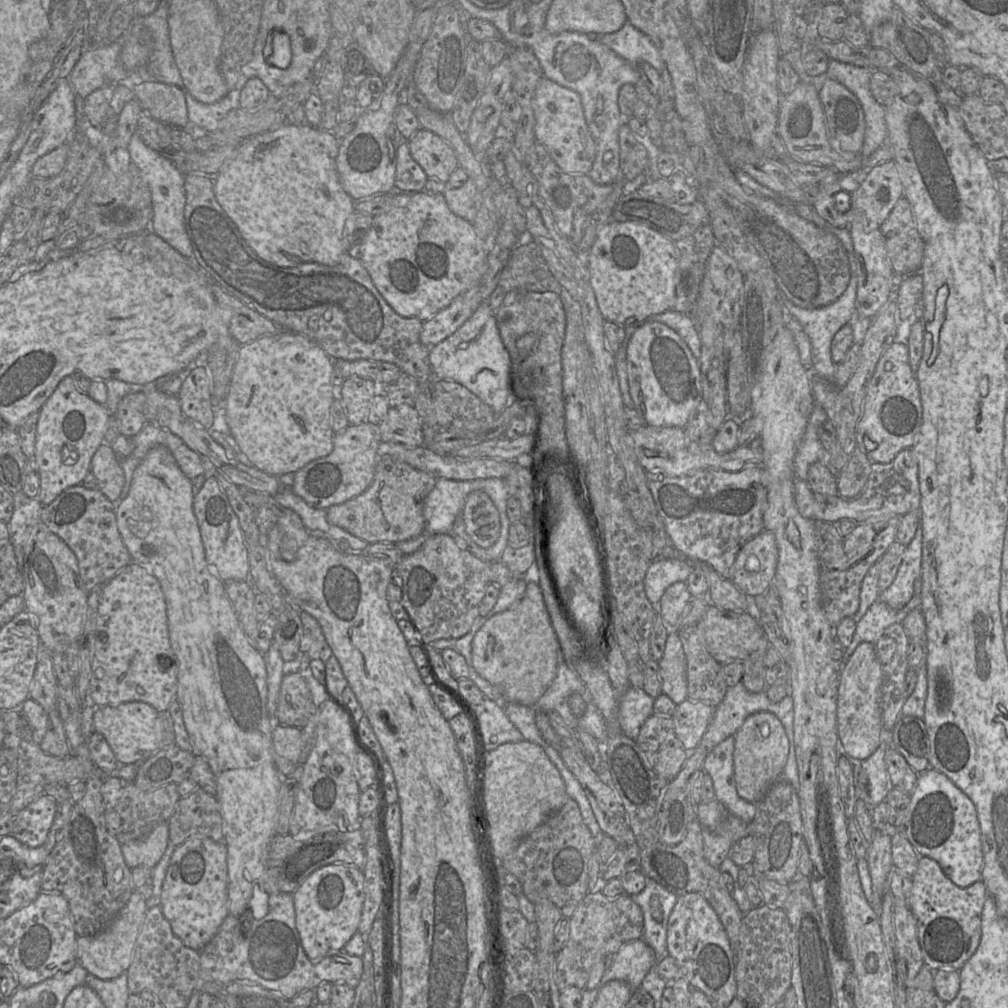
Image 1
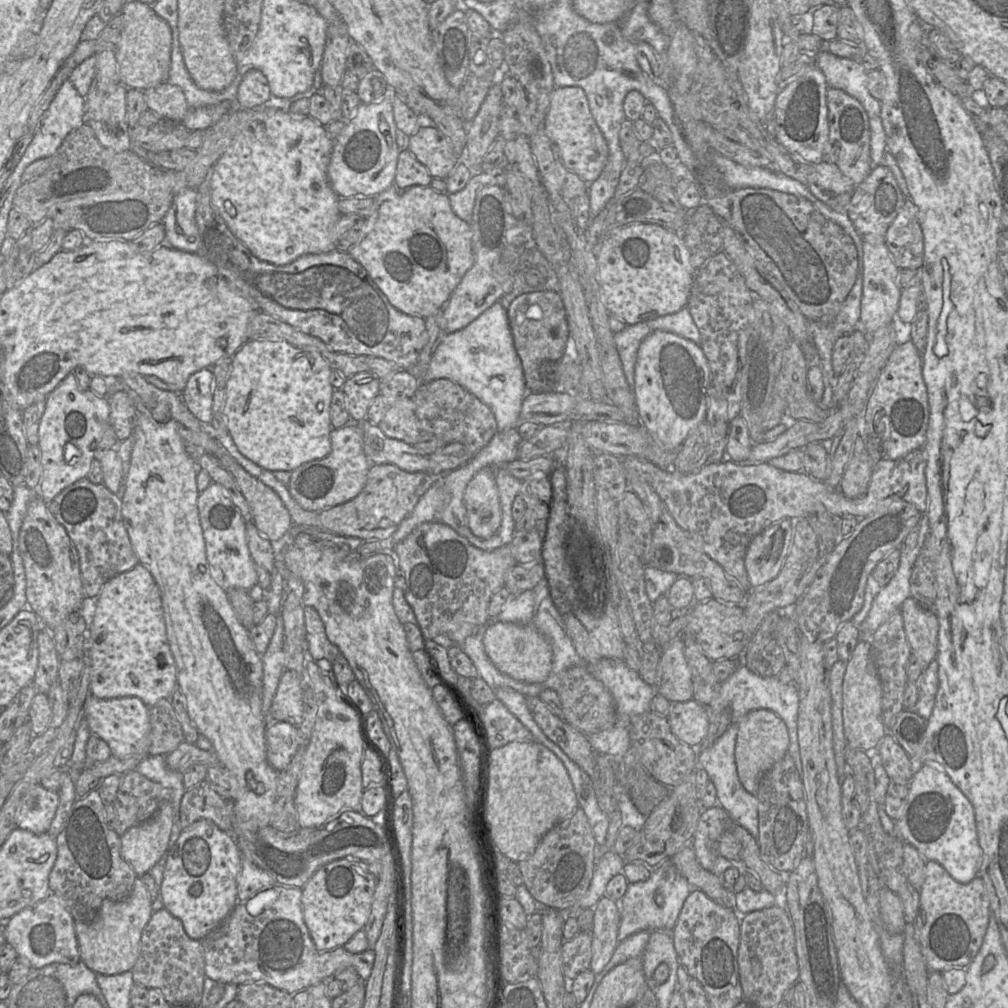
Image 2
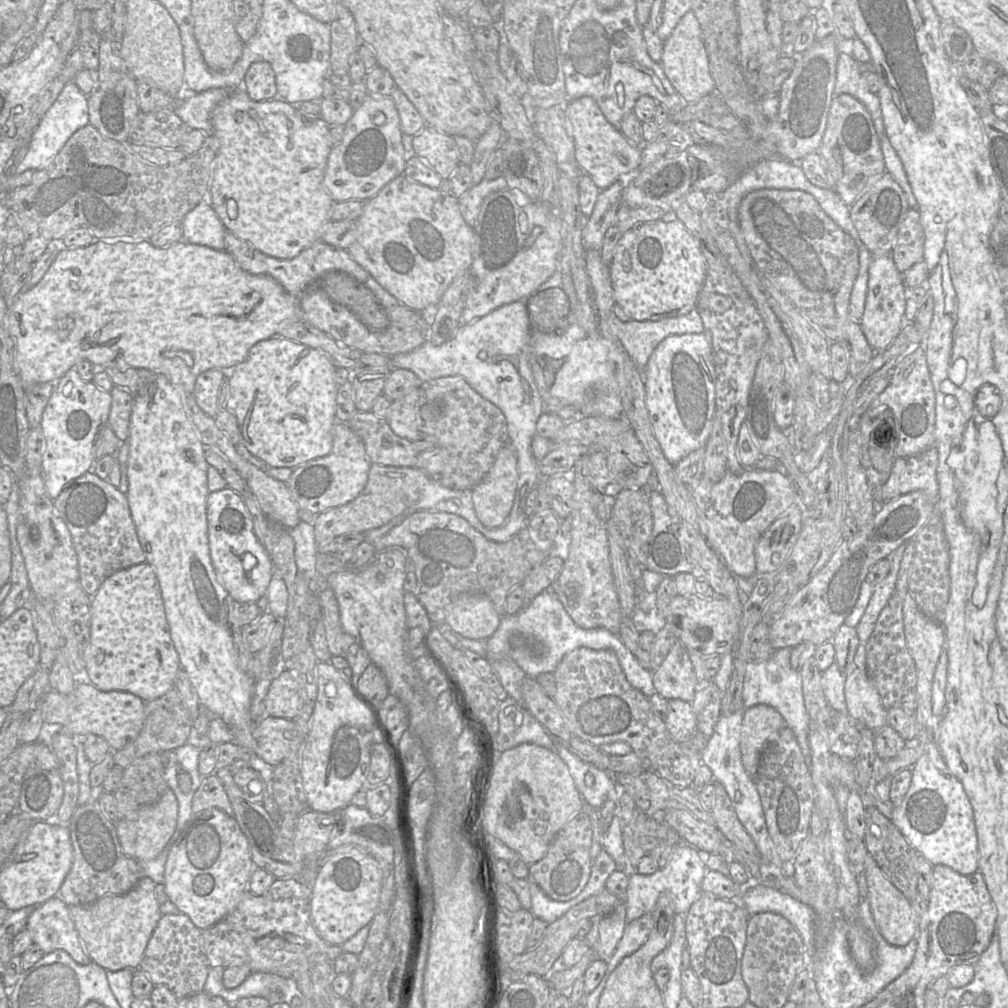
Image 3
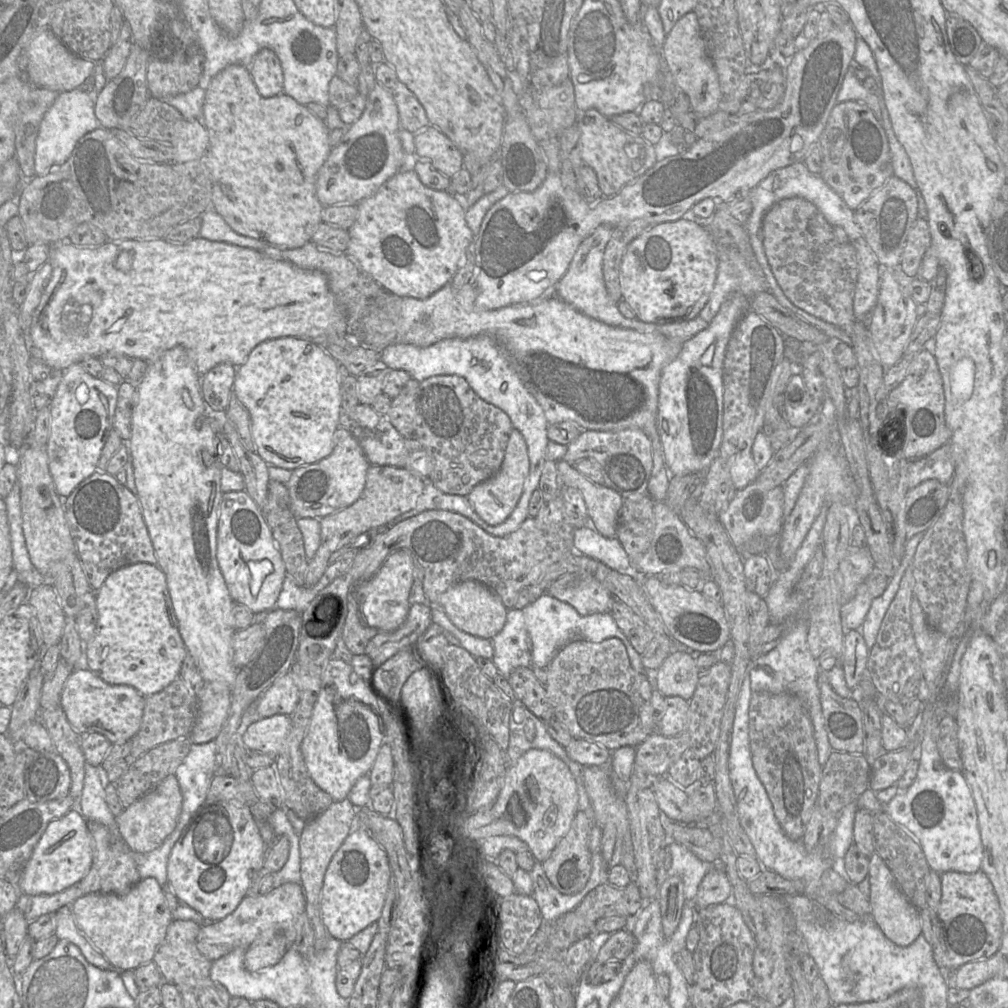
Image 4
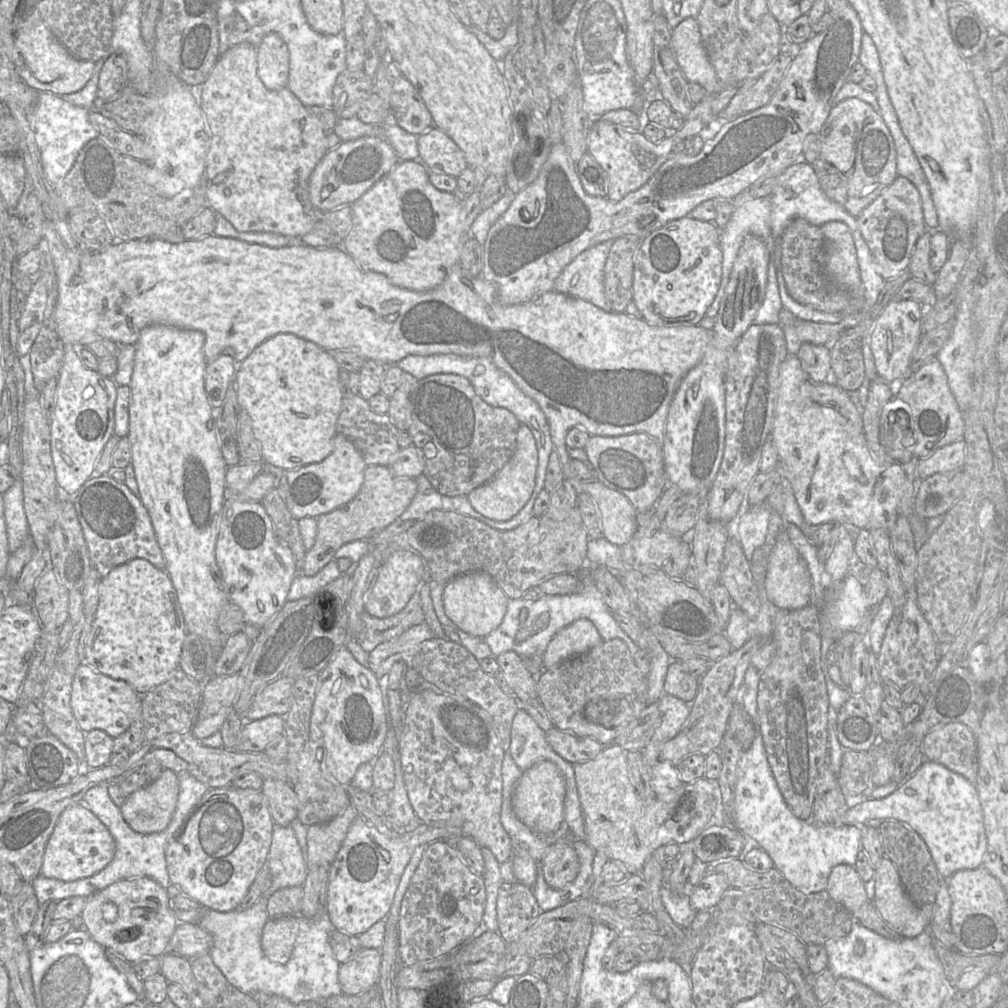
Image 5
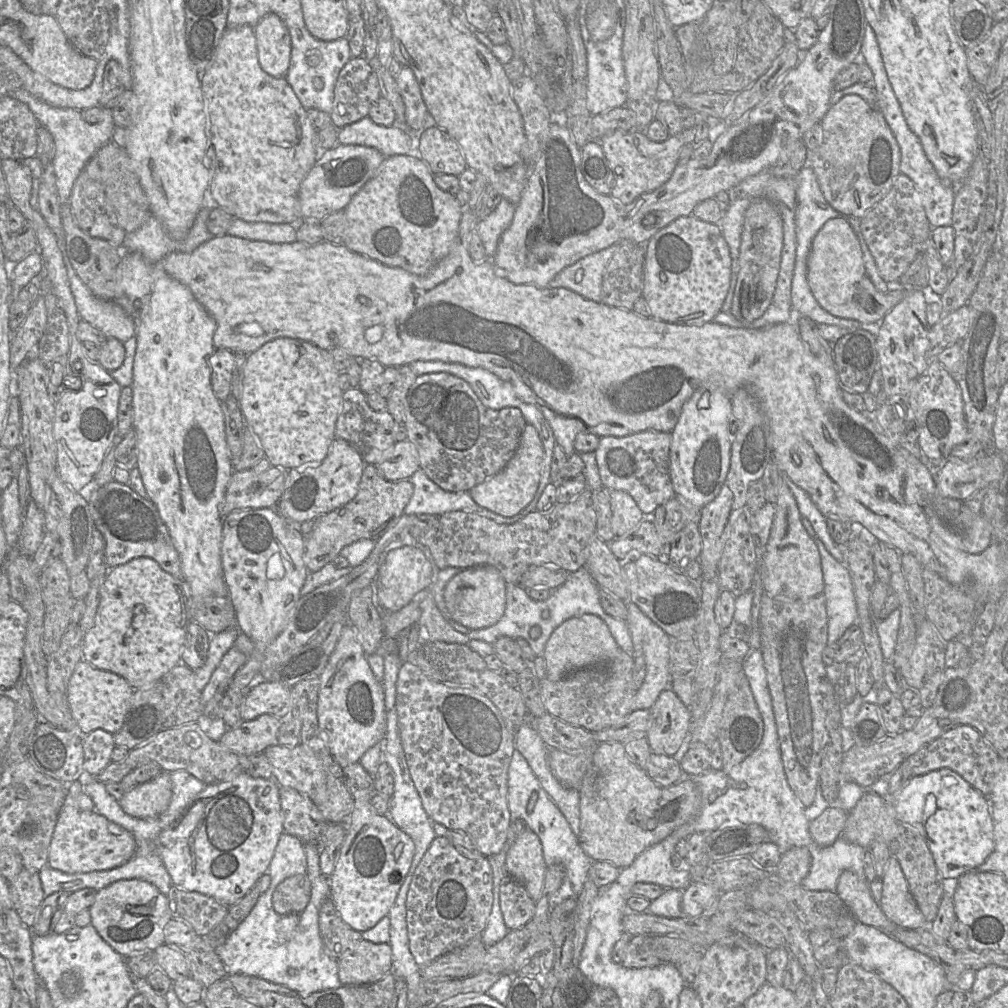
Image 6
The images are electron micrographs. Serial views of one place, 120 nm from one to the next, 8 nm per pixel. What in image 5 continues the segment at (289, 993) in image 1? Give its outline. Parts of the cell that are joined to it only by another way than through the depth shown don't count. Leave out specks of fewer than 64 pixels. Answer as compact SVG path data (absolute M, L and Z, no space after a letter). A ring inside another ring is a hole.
M178 923L169 940L168 952L191 959L210 952L211 946L211 934L198 924Z

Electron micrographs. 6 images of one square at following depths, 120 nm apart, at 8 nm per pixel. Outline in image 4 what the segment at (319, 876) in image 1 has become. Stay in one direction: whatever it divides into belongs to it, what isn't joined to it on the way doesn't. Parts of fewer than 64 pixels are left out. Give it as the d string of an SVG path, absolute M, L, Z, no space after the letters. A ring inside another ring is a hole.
M358 828L345 838L329 862L321 891L321 918L330 937L348 941L378 921L390 874L386 852L365 828Z

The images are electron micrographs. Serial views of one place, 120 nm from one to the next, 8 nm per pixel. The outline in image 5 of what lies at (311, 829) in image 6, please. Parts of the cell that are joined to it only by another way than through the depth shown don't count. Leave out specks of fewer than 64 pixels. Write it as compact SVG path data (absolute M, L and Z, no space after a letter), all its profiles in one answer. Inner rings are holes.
M264 779L261 791L267 799L275 825L290 826L297 818L297 795L292 785L283 780Z

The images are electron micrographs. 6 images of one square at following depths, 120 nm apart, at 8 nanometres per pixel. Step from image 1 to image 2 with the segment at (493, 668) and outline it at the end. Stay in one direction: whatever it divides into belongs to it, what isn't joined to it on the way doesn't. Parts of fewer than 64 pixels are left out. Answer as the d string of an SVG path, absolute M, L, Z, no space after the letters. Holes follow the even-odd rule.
M496 621L487 627L483 645L494 666L515 680L540 683L547 679L552 670L552 646L533 625Z

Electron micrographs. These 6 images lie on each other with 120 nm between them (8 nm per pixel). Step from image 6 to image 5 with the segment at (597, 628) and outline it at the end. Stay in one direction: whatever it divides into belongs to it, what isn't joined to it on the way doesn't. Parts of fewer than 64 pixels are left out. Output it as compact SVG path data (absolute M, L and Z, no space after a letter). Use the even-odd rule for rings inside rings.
M580 618L559 630L551 639L543 654L544 669L582 654L602 641L595 625L586 618Z

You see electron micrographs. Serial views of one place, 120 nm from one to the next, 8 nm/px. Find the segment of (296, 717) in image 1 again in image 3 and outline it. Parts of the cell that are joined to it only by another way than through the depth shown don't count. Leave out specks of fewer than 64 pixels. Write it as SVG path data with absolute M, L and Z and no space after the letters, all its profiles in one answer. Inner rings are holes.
M283 670L271 683L264 702L266 715L294 719L303 705L302 687L293 672Z

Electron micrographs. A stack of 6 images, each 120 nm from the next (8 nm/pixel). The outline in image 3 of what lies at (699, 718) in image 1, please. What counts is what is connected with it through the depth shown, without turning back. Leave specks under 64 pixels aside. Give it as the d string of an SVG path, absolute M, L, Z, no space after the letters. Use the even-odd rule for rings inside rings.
M681 699L668 700L668 711L664 723L676 742L688 741L696 731L696 717L691 702Z

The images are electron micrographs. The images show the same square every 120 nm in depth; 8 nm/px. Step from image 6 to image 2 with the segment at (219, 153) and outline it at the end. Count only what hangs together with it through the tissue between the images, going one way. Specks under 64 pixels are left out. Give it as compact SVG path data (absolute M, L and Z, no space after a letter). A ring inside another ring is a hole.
M260 108L251 110L238 110L236 112L237 120L240 122L240 128L221 158L217 161L211 171L209 188L211 200L216 206L226 222L231 232L238 238L249 251L261 261L266 261L277 266L284 266L306 254L320 254L332 251L335 244L331 239L331 230L340 217L339 200L340 197L332 189L327 169L330 162L334 140L327 133L326 126L322 125L317 120L309 115L295 116L287 110L279 110L273 108Z

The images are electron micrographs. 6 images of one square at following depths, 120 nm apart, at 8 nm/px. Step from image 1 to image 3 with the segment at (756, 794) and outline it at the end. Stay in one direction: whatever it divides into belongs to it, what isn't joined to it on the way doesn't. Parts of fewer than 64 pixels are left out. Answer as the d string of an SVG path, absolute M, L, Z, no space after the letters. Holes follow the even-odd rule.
M758 704L744 710L740 750L749 776L755 776L762 751L784 726L783 717L771 706Z

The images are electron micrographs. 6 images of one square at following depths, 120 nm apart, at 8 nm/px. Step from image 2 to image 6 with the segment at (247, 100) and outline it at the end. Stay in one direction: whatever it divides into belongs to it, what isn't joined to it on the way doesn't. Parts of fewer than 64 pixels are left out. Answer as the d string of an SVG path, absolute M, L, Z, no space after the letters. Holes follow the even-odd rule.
M269 13L255 25L254 33L263 71L272 77L285 77L290 66L291 37L283 20Z

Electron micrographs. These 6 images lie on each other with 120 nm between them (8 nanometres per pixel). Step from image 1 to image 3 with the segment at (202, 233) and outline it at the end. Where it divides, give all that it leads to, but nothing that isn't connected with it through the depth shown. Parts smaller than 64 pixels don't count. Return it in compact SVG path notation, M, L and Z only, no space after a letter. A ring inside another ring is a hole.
M226 231L224 244L239 267L253 275L267 275L297 298L303 321L339 343L363 353L388 357L410 352L427 341L427 324L420 312L410 309L385 290L350 255L347 249L318 241L291 259L268 256Z

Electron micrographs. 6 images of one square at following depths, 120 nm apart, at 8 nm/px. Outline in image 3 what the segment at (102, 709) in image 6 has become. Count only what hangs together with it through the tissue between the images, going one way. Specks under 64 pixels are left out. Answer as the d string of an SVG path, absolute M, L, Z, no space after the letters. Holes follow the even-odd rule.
M78 679L74 691L68 695L53 690L45 693L42 698L42 718L49 728L47 730L59 731L61 727L66 727L74 737L95 734L103 737L112 751L118 751L139 735L144 723L145 703L130 692L103 692L87 680Z

